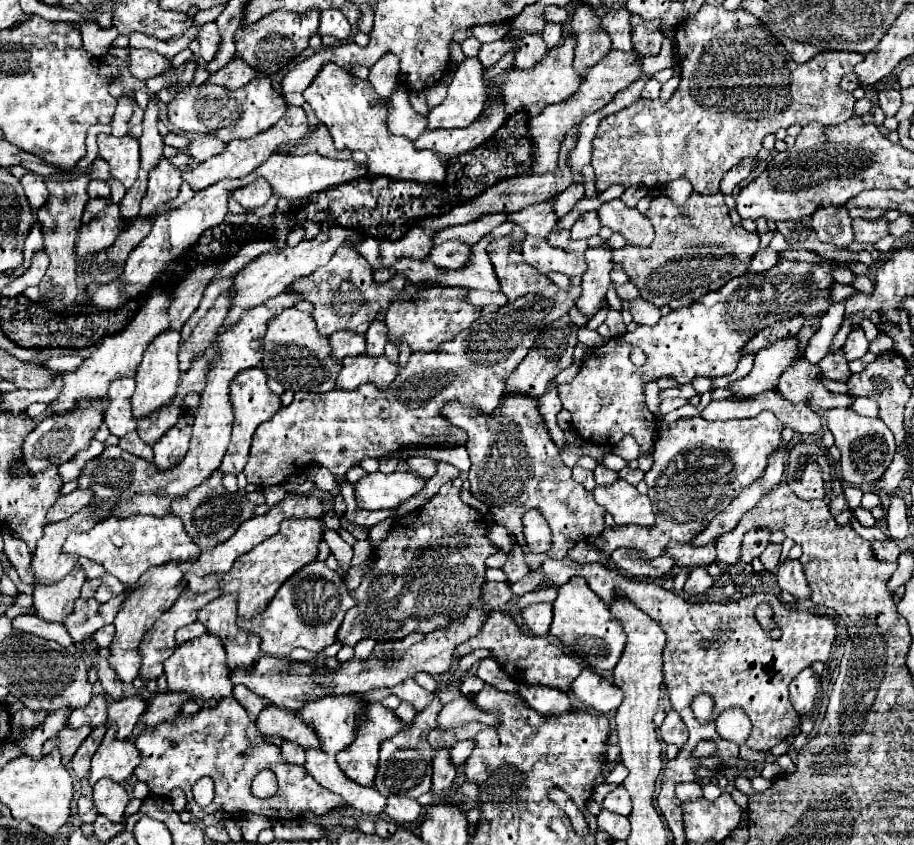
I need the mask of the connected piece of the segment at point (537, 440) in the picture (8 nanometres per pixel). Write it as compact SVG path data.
M511 392L503 396L501 406L493 410L493 416L461 402L449 402L441 408L441 416L467 430L469 442L465 448L471 458L471 494L489 506L497 524L515 532L523 544L521 516L527 510L537 508L546 518L553 546L543 554L535 554L523 544L525 562L531 570L539 568L547 558L565 558L567 550L571 550L579 538L591 540L603 534L605 510L595 502L593 492L587 492L573 480L571 468L563 464L559 448L549 436L535 398Z

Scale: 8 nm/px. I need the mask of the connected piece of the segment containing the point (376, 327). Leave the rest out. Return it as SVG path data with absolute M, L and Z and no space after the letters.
M375 320L367 330L367 354L383 356L383 348L387 342L387 326L381 320Z

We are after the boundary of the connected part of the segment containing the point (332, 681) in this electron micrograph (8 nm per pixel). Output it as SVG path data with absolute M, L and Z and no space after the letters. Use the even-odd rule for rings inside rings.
M479 598L479 602L469 608L467 616L463 620L453 620L447 628L437 628L431 634L419 634L413 632L401 640L393 642L377 642L371 656L361 660L357 656L349 658L347 662L339 662L337 670L329 670L323 664L311 664L311 662L291 662L289 658L283 656L269 656L261 654L253 666L249 668L235 668L229 672L229 678L233 684L245 684L249 690L265 698L267 702L275 706L283 706L287 710L299 710L303 708L305 702L319 700L325 696L339 696L339 694L361 694L373 688L383 688L383 686L397 686L399 682L415 676L417 672L427 672L431 676L441 676L453 668L453 658L455 658L455 648L469 638L477 636L479 630L483 628L485 620L493 608Z

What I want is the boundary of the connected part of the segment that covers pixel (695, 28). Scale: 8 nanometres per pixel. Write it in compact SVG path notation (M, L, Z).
M703 4L693 18L679 22L675 28L675 44L681 82L673 98L667 102L639 98L621 112L601 120L591 148L597 192L603 192L613 184L657 188L685 176L695 192L717 194L723 174L743 158L755 156L767 134L777 132L779 128L789 128L791 124L807 126L809 122L821 122L825 126L835 126L853 116L855 98L851 92L839 88L839 80L851 72L855 64L865 60L863 54L833 50L821 52L805 64L797 64L757 16L747 10L729 12L721 4Z

